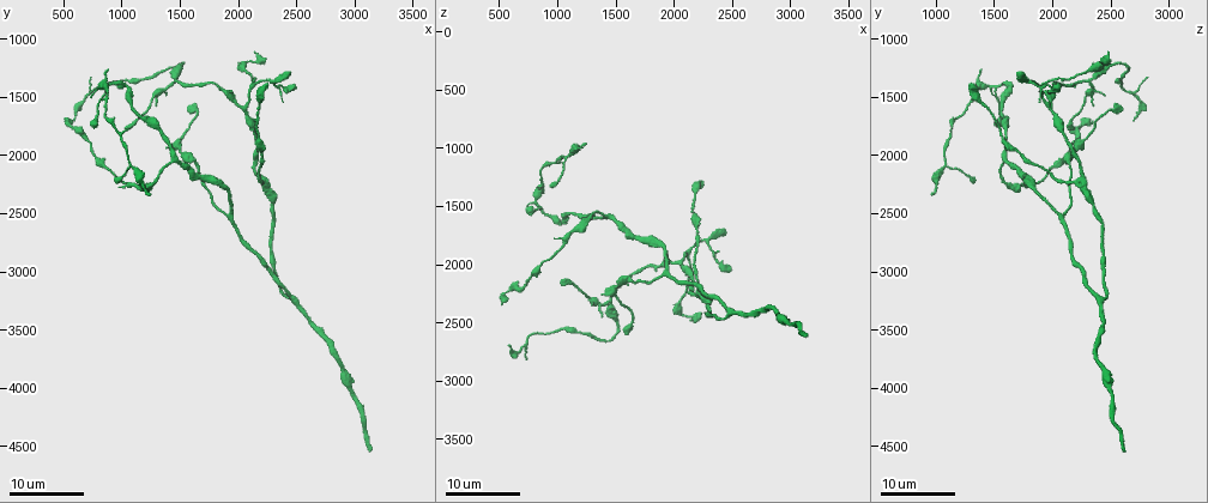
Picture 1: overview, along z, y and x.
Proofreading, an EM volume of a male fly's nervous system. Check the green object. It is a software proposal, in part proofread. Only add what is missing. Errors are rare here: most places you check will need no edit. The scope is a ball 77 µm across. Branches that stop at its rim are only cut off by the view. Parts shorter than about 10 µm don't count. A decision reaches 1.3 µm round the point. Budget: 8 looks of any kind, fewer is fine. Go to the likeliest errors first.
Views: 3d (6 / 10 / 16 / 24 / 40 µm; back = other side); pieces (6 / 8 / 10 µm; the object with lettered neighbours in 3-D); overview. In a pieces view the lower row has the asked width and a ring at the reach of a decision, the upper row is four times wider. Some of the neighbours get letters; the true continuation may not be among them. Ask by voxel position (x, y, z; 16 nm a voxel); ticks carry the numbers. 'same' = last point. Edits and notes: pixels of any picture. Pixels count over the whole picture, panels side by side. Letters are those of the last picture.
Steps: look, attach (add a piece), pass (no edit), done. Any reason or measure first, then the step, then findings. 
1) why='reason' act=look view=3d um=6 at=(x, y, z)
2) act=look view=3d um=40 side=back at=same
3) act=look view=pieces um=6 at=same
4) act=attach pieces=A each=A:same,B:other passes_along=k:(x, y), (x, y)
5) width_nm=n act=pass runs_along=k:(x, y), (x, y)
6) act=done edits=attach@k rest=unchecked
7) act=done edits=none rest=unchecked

why='long arm stops here' act=look view=3d um=24 at=(580, 1680, 2700)

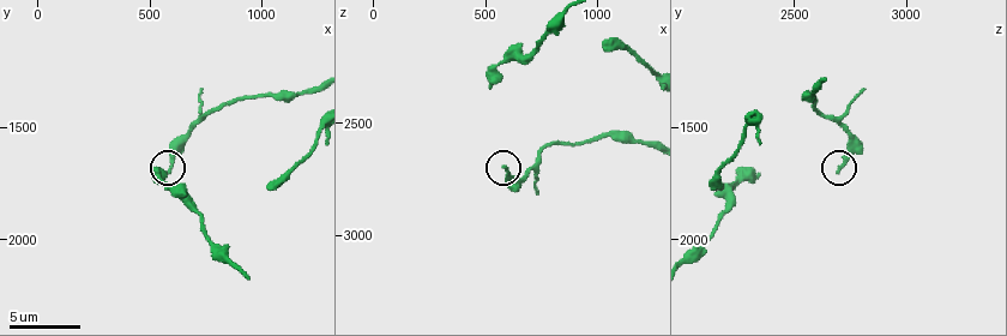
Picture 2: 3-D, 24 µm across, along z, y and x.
act=look view=pieces um=8 at=(580, 1700, 2700)

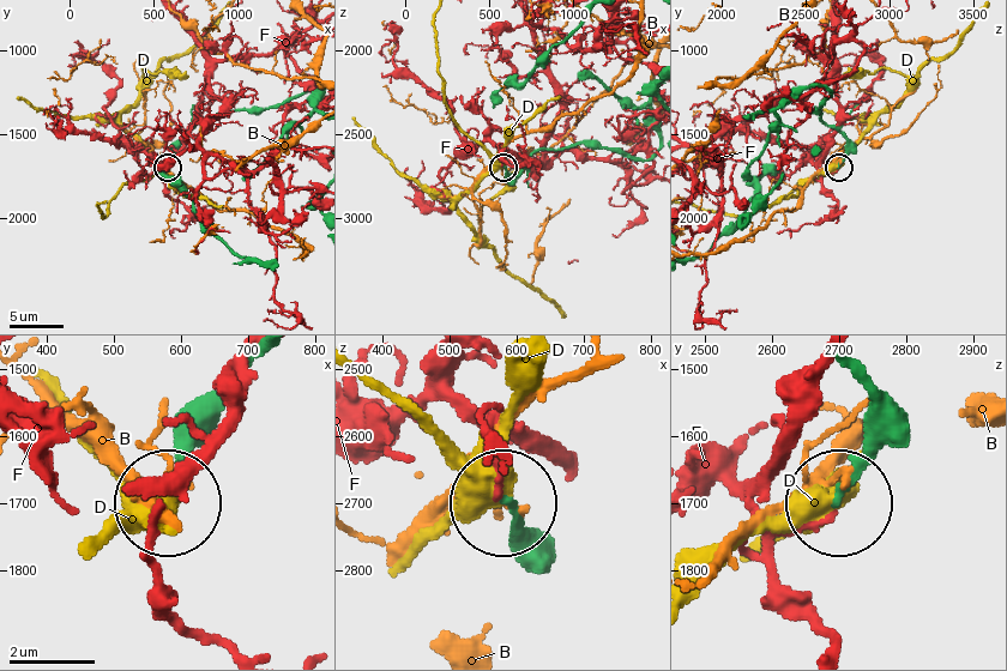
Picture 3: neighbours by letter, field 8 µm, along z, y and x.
act=pass each=B:other,D:other,F:other runs_along=3:(644, 161), (571, 145), (538, 151), (516, 174), (504, 167) found='no lettered piece goes on from it'

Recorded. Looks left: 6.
why='end of a long branch' act=look view=pieces um=6 at=(540, 1720, 2320)

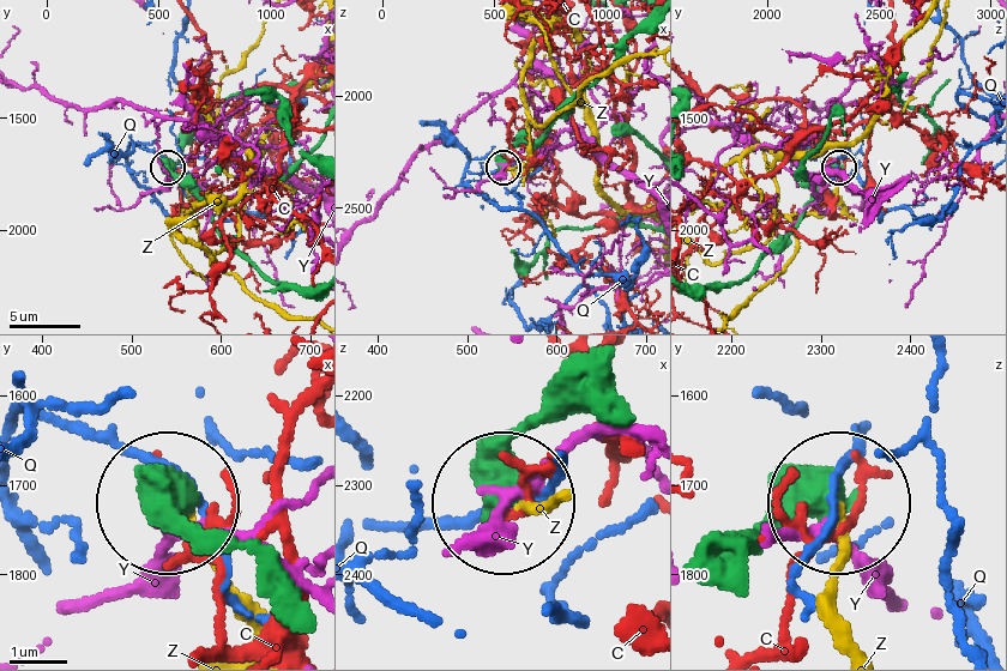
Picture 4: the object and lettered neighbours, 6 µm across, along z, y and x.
act=pass each=C:other,Q:other,Y:other,Z:other found='none of them fits'

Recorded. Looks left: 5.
why='an open end' act=look view=pieces um=6 at=(1040, 1770, 2150)

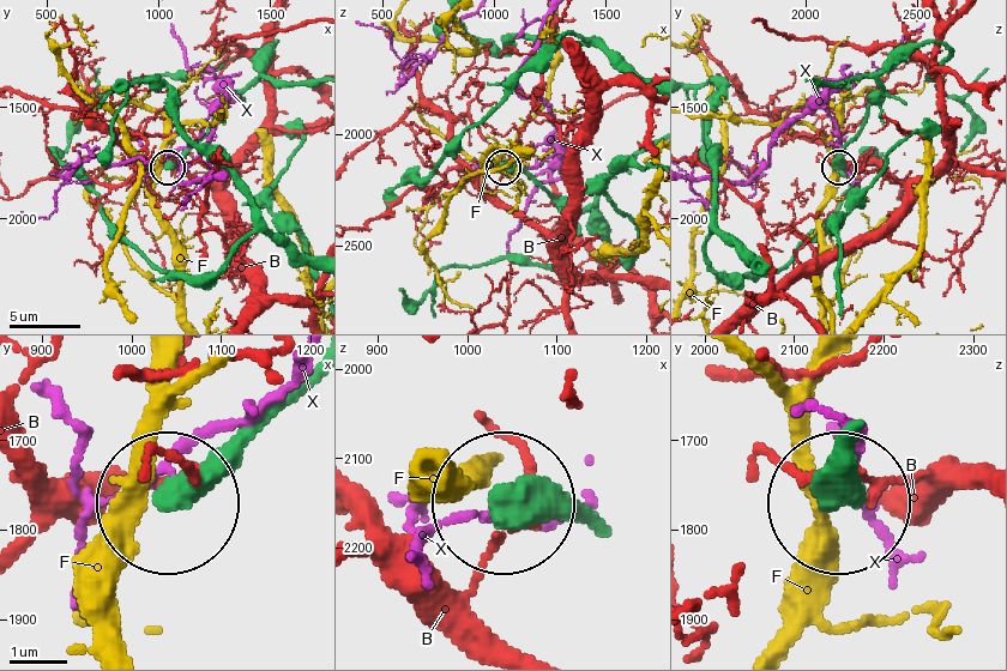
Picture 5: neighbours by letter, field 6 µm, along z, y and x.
act=pass each=B:other,F:other,X:other runs_along=5:(578, 521), (511, 507) found='no lettered piece goes on from it'

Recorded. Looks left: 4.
why='free end' act=look view=3d um=16 at=(1240, 2340, 940)

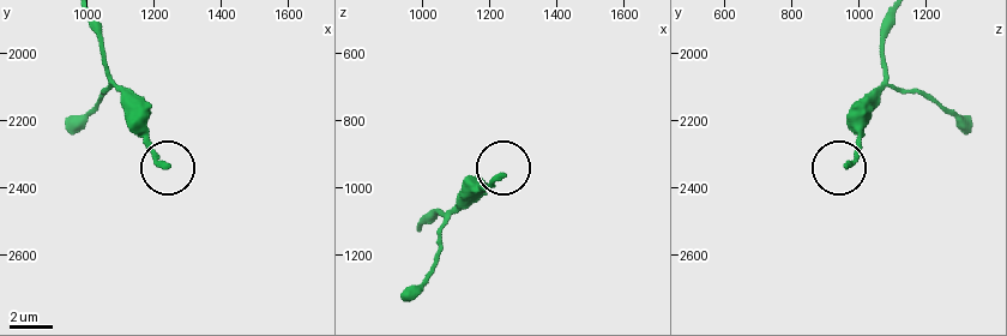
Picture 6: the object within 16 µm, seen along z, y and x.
why='see the neighbours' act=look view=pieces um=6 at=(1230, 2340, 960)

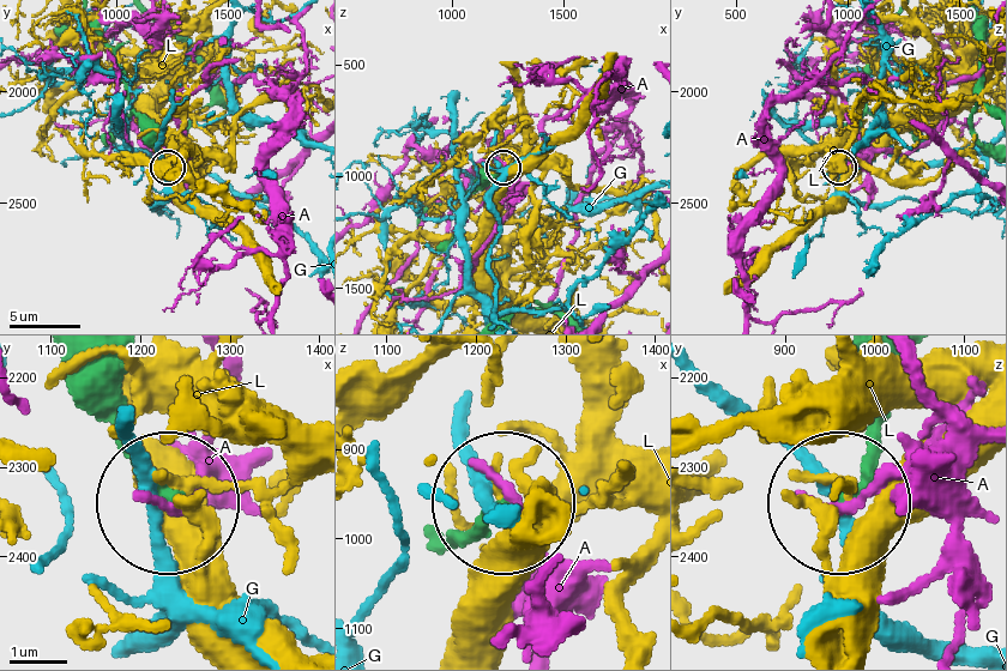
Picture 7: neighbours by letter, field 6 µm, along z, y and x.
act=pass each=A:other,G:other,L:other runs_along=7:(882, 424), (849, 505) found='none of them fits'

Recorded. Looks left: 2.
act=done edits=none rest=unchecked

